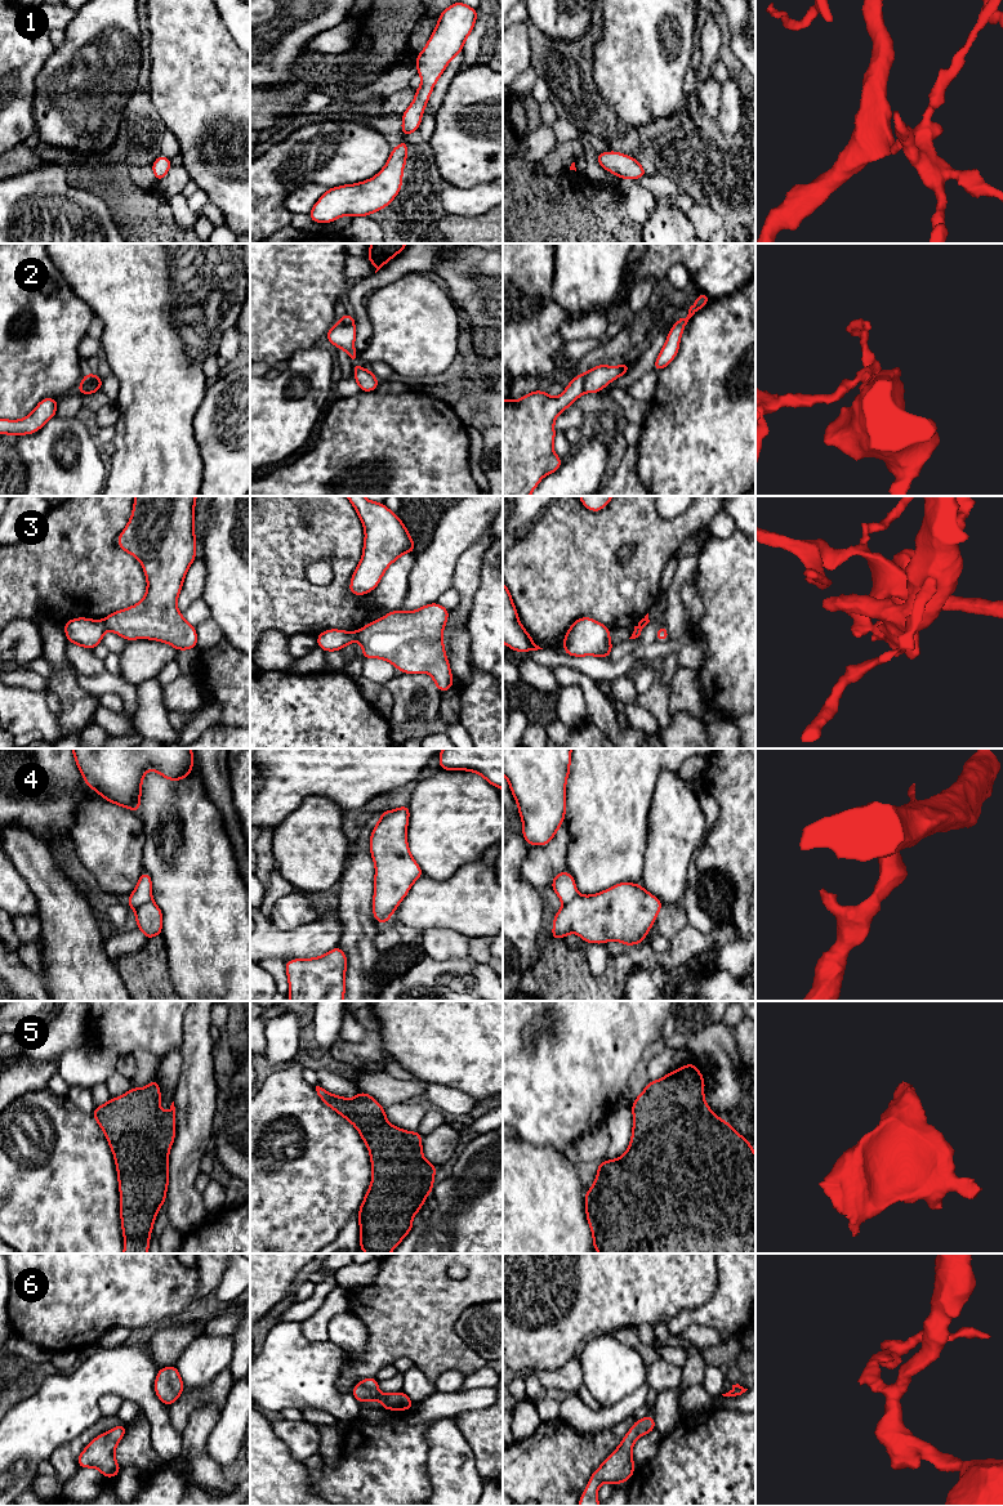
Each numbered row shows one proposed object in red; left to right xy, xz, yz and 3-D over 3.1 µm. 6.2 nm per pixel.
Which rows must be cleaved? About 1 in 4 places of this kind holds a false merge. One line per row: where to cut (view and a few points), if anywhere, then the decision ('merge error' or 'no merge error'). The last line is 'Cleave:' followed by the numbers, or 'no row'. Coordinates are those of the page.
1: cut none; no merge error
2: cut yz (582, 374), (584, 392); merge error
3: cut xz (356, 631), (357, 639); merge error
4: cut xy (151, 899), (134, 908); merge error
5: cut none; no merge error
6: cut none; no merge error
Cleave: 2, 3, 4

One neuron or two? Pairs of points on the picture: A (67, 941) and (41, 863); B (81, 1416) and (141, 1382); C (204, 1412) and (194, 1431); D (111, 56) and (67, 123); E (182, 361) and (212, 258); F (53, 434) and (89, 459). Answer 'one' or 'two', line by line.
A: one
B: one
C: one
D: one
E: one
F: one

